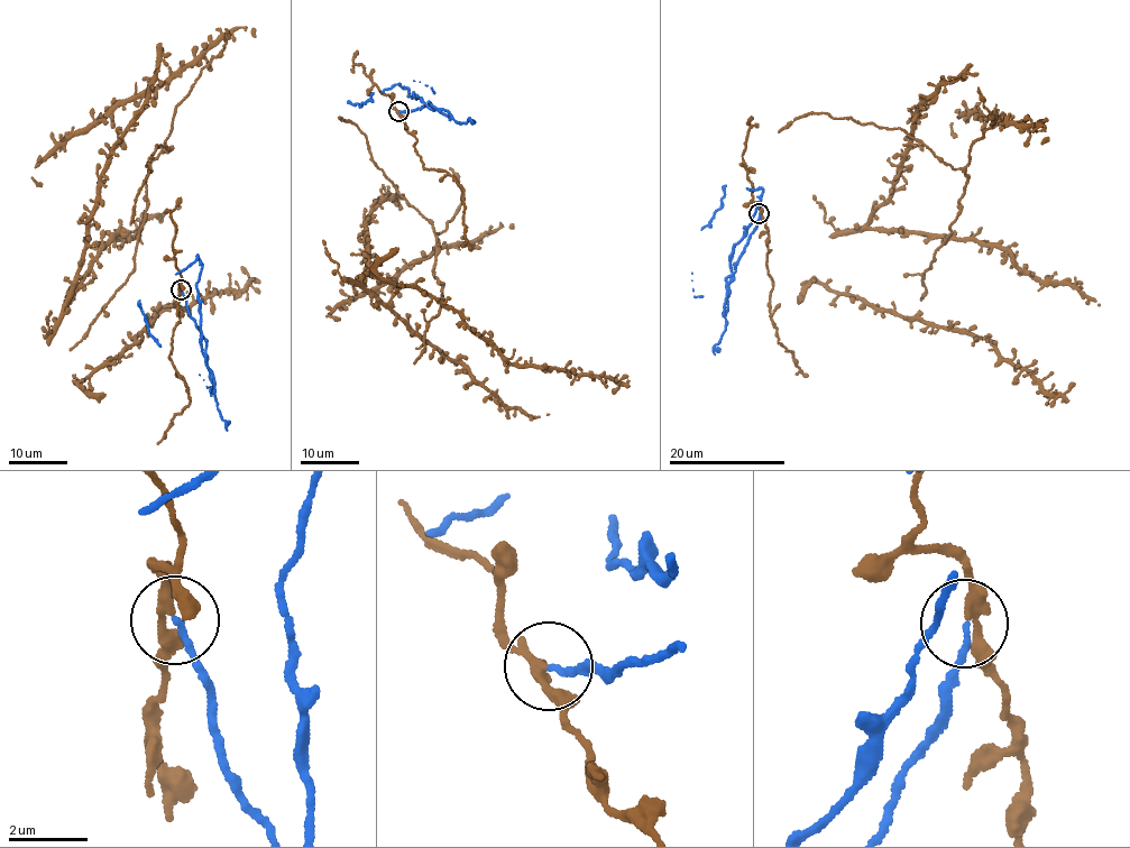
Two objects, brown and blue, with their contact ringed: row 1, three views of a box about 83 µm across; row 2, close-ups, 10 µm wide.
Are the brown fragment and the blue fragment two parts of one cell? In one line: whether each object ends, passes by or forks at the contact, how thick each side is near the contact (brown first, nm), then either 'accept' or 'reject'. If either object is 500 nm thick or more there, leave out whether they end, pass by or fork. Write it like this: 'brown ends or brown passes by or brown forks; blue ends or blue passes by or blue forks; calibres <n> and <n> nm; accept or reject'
brown passes by; blue ends; calibres 260 and 150 nm; reject

